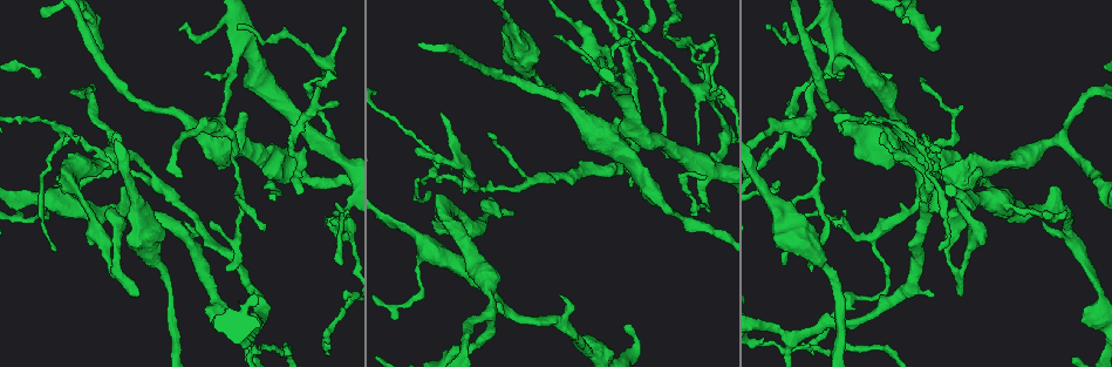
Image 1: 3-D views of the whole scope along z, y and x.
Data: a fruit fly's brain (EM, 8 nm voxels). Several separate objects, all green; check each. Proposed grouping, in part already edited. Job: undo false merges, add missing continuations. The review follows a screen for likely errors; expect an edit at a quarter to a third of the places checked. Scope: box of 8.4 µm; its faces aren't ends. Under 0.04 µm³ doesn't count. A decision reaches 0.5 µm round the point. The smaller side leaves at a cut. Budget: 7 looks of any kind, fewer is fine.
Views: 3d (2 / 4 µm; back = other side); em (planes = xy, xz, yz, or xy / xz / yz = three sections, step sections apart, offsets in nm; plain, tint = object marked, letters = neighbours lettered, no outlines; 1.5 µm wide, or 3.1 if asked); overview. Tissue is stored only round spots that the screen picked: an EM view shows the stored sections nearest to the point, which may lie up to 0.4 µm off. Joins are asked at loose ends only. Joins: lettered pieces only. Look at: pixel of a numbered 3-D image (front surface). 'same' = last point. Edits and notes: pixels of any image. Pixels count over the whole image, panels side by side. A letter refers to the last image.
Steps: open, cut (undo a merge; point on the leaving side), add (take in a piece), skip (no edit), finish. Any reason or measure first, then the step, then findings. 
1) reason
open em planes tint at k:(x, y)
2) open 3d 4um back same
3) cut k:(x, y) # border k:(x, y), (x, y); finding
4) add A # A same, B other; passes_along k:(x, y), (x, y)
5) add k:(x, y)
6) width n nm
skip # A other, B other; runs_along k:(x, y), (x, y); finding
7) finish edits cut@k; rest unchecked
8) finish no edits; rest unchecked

thin arm on a thick one
open 3d 4um back at 1:(488, 312)

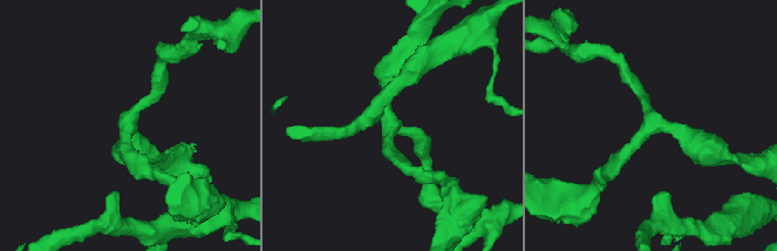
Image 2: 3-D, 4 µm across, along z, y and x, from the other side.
arms 3; arm_widths 170, 220, 460 nm
open em yz step 8 tint at 2:(390, 122)

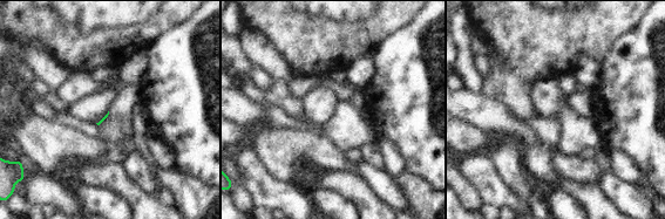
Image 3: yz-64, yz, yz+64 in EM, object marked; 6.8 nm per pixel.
cut it another way
open em planes letters same

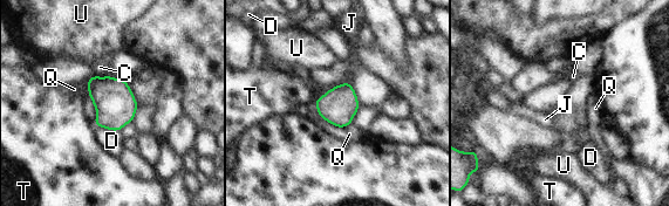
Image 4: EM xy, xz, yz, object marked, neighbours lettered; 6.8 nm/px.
skip # C other, D other, J other, Q other, T other, U other; all the same cell

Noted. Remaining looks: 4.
an open end
open 3d 4um back at 1:(938, 250)

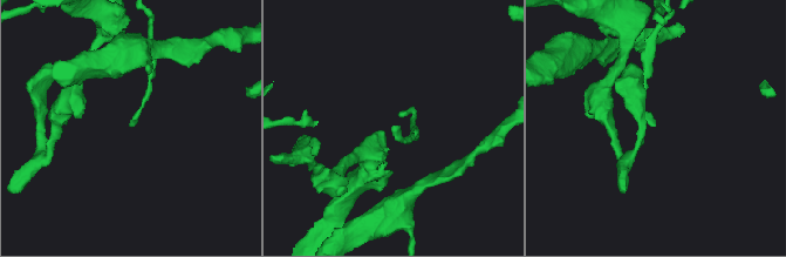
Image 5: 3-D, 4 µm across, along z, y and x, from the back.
need the tissue
open em planes letters at 5:(131, 123)

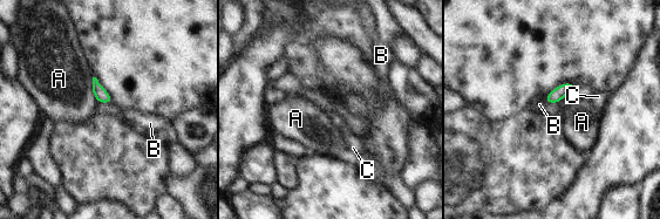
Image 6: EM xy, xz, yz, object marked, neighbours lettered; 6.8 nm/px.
longest_contact A 180 nm
skip # A other, B other, C other; border 6:(92, 77), (92, 93), (99, 102); none of them fits

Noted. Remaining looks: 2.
thick turns thin
open em planes letters at 1:(568, 18)

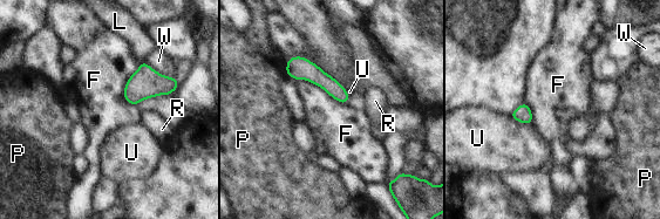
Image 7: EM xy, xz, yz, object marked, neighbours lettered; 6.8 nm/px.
width 120 nm
skip # F other, L other, P other, R other, U other, W other; runs_along 7:(288, 66), (313, 73), (345, 98); all the same cell

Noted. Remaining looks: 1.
finish no edits; rest unchecked

